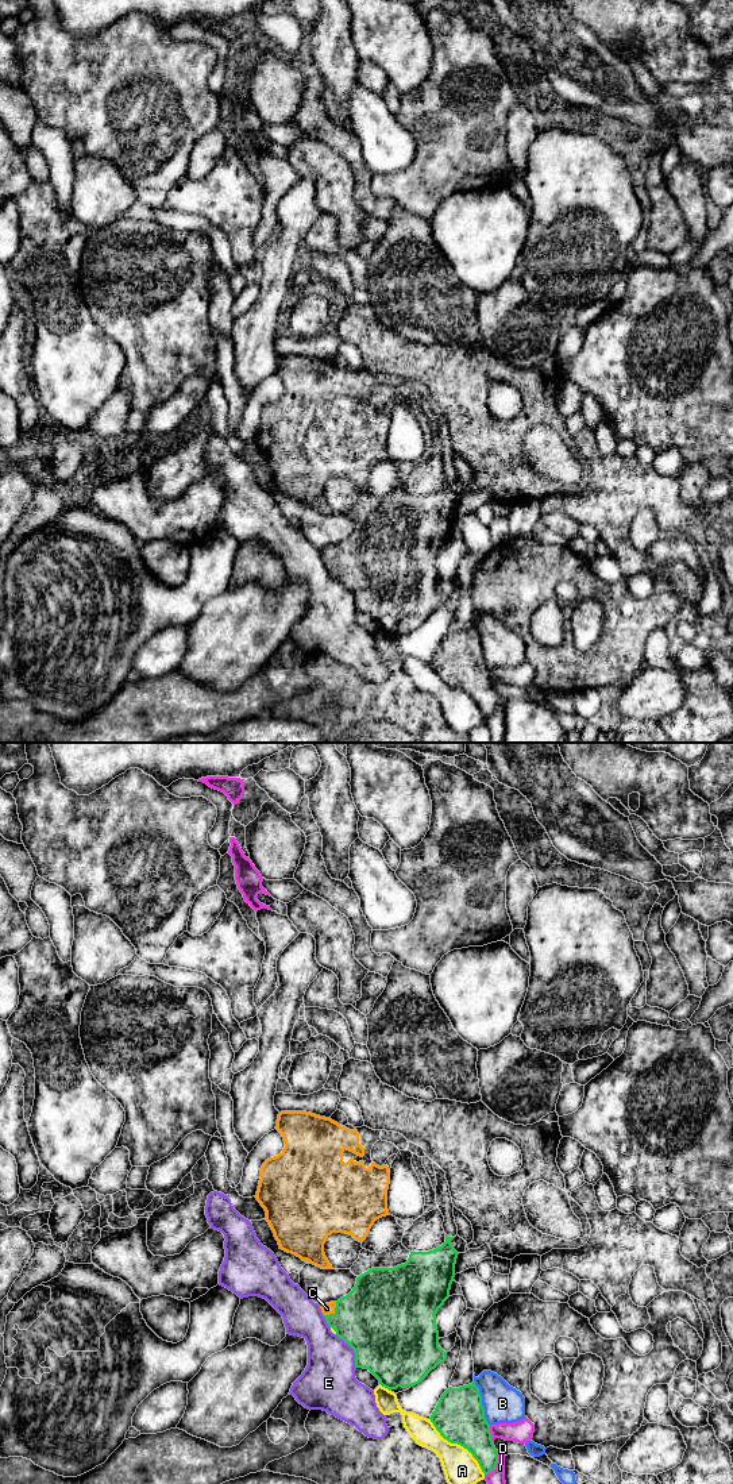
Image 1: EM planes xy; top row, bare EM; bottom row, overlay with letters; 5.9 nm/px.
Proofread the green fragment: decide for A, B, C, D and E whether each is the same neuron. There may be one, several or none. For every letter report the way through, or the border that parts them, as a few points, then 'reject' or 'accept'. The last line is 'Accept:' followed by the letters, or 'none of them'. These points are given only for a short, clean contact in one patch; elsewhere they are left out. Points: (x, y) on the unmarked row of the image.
A: reject
B: reject
C: accept
D: reject
E: reject
Accept: C

